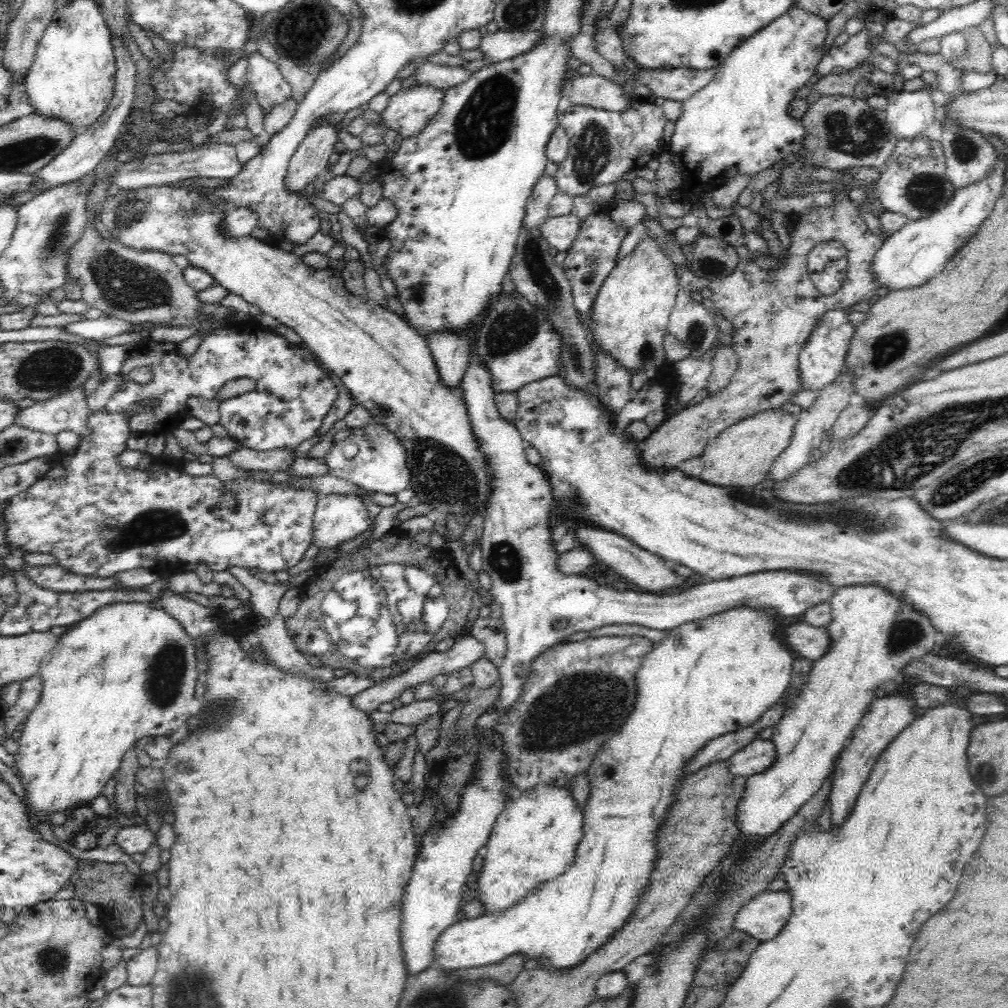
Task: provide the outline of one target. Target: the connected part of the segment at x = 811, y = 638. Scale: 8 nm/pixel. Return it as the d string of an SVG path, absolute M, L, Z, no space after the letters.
M803 621L784 628L784 642L802 658L818 661L828 650L830 637L825 628L814 628Z

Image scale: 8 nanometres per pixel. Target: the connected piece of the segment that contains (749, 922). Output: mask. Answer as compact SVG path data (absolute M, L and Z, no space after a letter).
M786 891L762 892L738 910L733 929L759 941L772 940L787 924L790 902Z

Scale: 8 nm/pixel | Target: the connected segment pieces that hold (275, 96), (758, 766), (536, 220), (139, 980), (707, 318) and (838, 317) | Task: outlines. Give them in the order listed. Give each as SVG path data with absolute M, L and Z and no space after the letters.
M258 52L250 54L246 69L246 78L251 90L255 92L258 104L262 106L263 114L282 104L286 98L290 98L292 91L289 82L284 80L276 63L268 61Z
M763 736L744 744L744 748L736 750L726 761L732 777L750 777L764 772L772 764L773 757L774 743Z
M544 173L536 182L530 198L526 203L526 210L522 220L524 231L540 229L544 221L549 217L548 207L554 195L558 192L555 180Z
M151 945L141 952L134 952L124 965L126 965L126 984L130 986L151 985L151 980L159 965L157 946Z
M679 288L675 298L675 304L670 312L667 333L676 337L689 350L689 356L692 358L700 358L710 344L716 340L718 327L714 316L710 313L702 303L696 303L690 297L690 291L685 288Z
M828 310L822 314L820 322L812 328L812 332L798 356L800 391L819 392L822 388L835 382L835 378L844 366L844 356L848 352L849 342L854 334L854 327L848 321L847 315L841 310Z

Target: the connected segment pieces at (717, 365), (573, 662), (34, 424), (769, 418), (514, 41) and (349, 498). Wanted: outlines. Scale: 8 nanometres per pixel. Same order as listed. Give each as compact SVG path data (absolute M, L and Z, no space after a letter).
M722 345L713 352L713 369L711 375L707 378L705 387L707 398L714 396L716 392L724 390L731 382L731 378L738 369L738 361L734 349Z
M640 635L598 636L556 643L532 661L528 682L507 716L485 711L477 718L475 728L493 728L501 734L507 776L516 793L534 790L536 785L564 787L576 775L587 772L599 748L621 729L632 712L637 697L637 670L654 646L654 642Z
M78 387L78 390L20 409L12 426L57 437L74 432L82 440L92 434L89 416L84 390Z
M766 410L765 412L747 417L737 424L733 424L723 430L712 442L708 444L704 453L701 455L702 472L699 479L714 486L733 486L733 487L752 487L754 488L760 482L766 482L768 470L770 470L773 461L786 449L792 436L792 428L797 420L782 412L782 410Z
M497 29L486 33L476 49L483 55L485 64L508 61L518 54L528 53L541 38L538 31L503 31Z
M323 495L319 496L314 508L312 524L312 546L320 550L334 550L347 540L370 531L373 520L366 511L366 502L355 495Z

